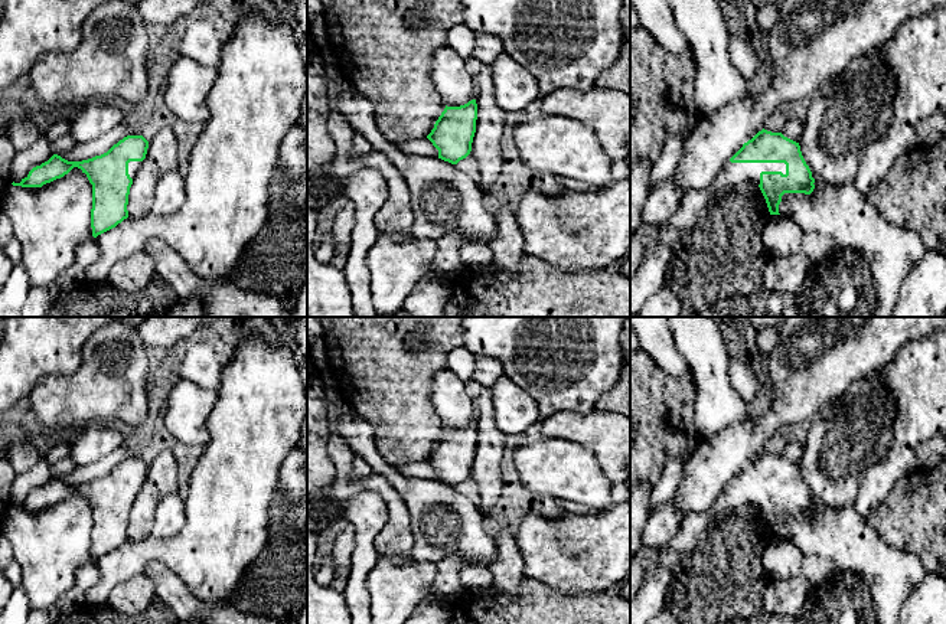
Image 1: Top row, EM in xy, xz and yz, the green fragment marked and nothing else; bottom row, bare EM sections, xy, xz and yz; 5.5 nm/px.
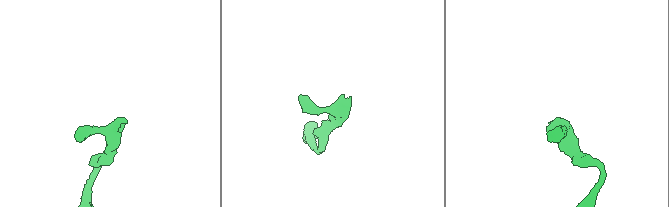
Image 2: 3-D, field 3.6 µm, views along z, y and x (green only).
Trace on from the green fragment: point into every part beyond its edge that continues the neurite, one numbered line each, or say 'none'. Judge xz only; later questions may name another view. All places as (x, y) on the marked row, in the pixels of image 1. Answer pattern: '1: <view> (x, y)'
none

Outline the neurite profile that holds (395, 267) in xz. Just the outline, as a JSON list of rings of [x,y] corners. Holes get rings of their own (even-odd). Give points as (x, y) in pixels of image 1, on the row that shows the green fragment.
[[[378,231],[378,239],[366,254],[372,303],[378,317],[402,308],[415,285],[433,274],[436,254],[436,239],[411,235],[395,241],[386,232]]]

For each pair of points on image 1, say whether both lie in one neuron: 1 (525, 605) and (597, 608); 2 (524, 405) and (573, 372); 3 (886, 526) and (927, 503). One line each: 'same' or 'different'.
1: same
2: different
3: same

